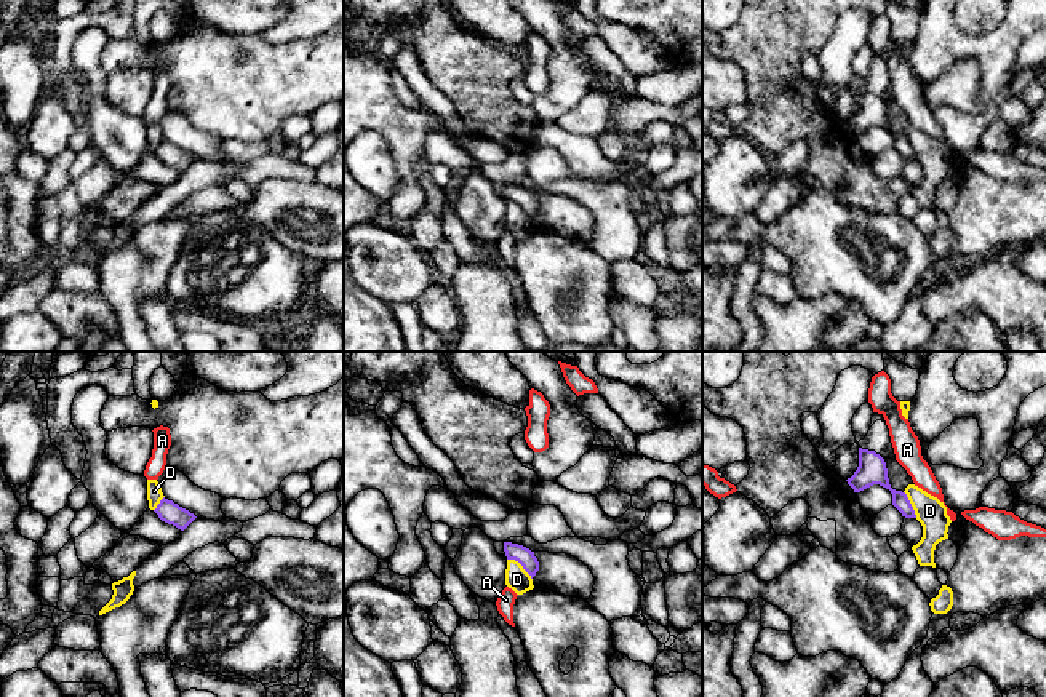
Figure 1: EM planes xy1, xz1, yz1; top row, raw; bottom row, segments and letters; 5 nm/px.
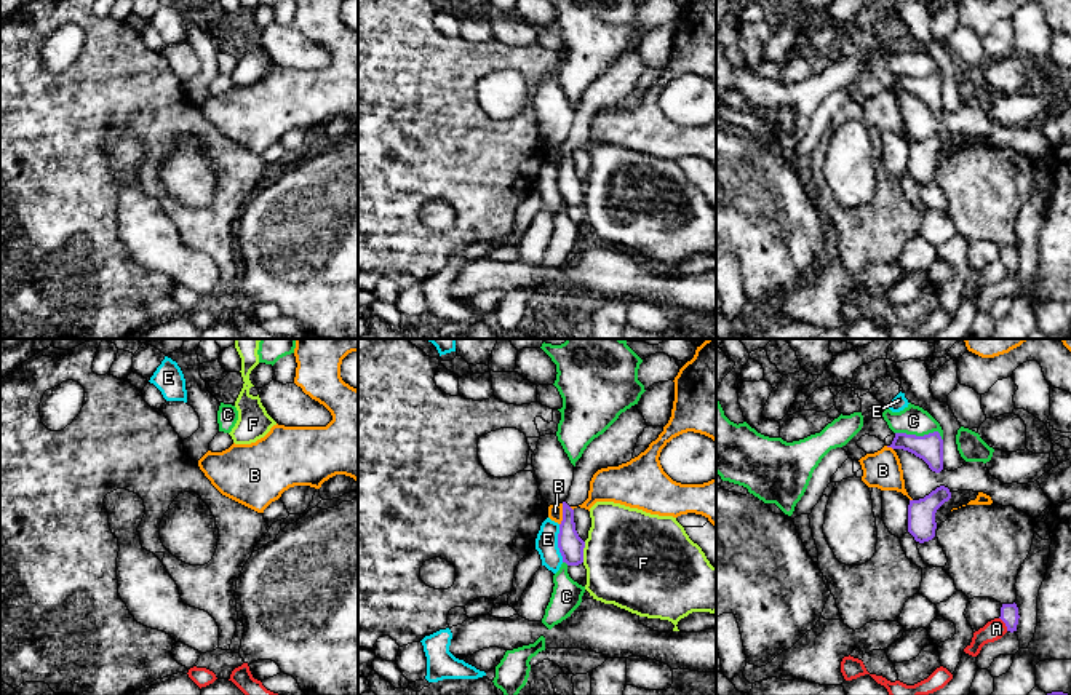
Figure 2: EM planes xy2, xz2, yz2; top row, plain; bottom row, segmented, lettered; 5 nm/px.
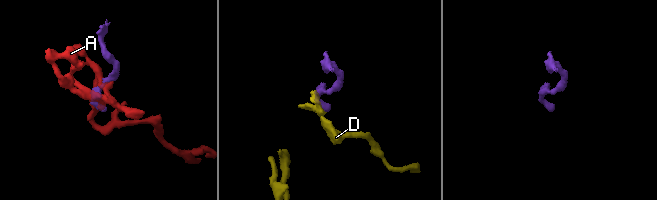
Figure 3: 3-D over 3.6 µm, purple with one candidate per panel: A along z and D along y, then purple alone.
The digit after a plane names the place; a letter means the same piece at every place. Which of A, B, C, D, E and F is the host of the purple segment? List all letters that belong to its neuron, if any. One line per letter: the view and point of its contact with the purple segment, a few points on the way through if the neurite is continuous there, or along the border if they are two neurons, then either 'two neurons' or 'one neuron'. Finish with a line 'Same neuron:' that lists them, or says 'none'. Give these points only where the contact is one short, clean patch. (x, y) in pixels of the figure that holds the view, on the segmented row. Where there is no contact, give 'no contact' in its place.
A: yz2 (1004, 622) | along yz2 (999, 617), (1007, 630) | two neurons
B: xz2 (563, 515) | two neurons
C: yz2 (921, 436) | along yz2 (895, 432), (908, 435), (937, 432), (942, 440) | two neurons
D: xz1 (522, 565) | along xz1 (507, 558), (514, 558), (531, 579) | two neurons
E: xz2 (558, 544) | along xz2 (558, 524), (558, 552), (563, 561) | two neurons
F: xz2 (582, 552) | along xz2 (585, 542), (582, 561) | two neurons
Same neuron: none

